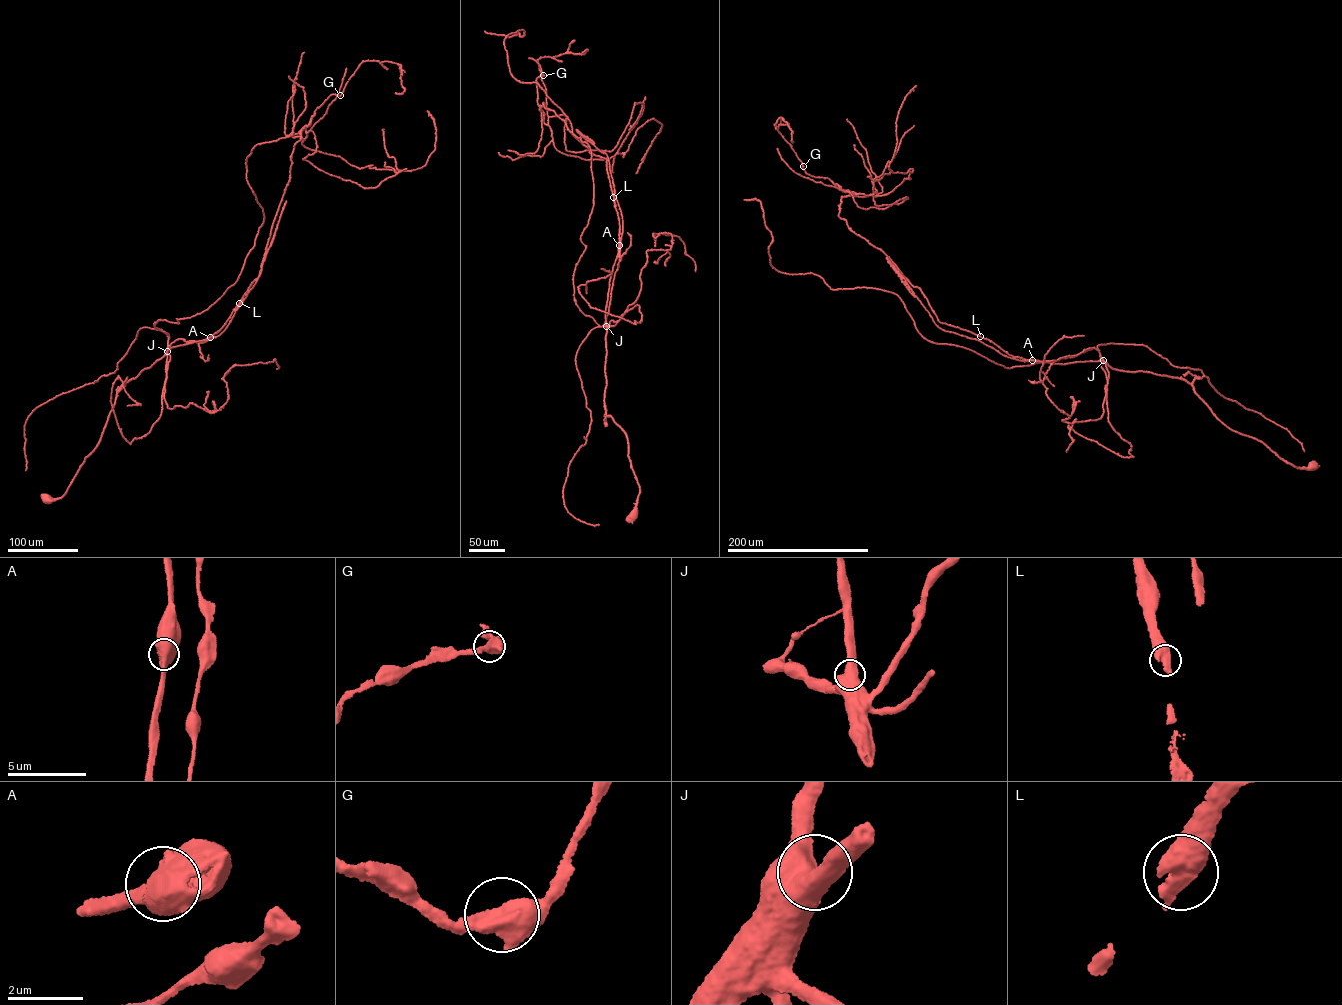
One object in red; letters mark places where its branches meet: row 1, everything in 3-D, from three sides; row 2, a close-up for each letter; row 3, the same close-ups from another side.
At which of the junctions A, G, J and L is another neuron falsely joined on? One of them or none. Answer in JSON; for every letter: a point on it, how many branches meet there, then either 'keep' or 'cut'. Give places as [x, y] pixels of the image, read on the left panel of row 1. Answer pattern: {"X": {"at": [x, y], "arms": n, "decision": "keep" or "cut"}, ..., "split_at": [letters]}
{"A": {"at": [210, 337], "arms": 2, "decision": "keep"}, "G": {"at": [340, 95], "arms": 2, "decision": "keep"}, "J": {"at": [167, 351], "arms": 2, "decision": "keep"}, "L": {"at": [239, 303], "arms": 2, "decision": "keep"}, "split_at": []}

